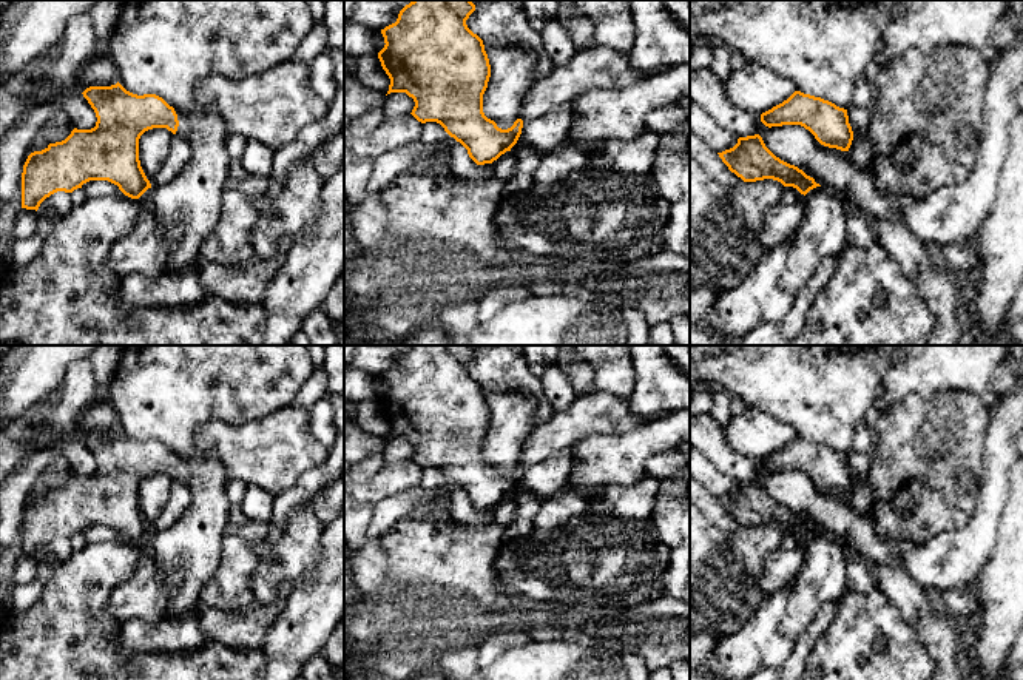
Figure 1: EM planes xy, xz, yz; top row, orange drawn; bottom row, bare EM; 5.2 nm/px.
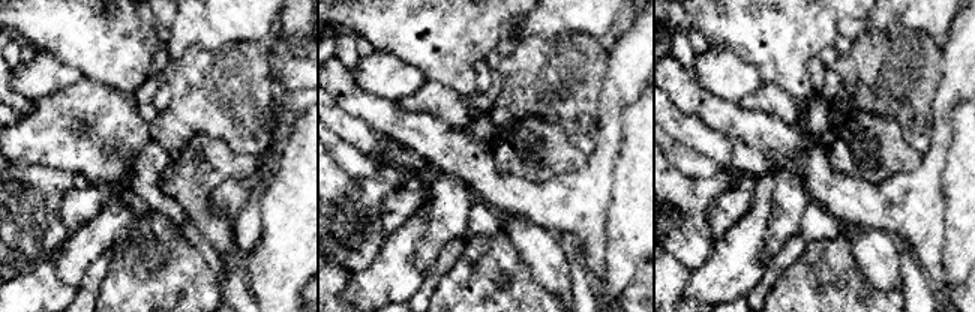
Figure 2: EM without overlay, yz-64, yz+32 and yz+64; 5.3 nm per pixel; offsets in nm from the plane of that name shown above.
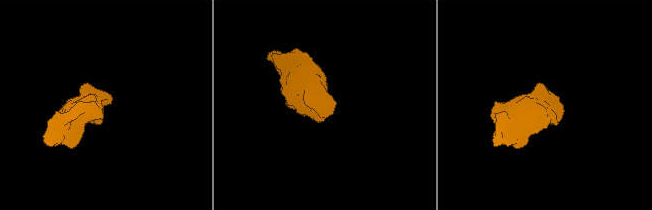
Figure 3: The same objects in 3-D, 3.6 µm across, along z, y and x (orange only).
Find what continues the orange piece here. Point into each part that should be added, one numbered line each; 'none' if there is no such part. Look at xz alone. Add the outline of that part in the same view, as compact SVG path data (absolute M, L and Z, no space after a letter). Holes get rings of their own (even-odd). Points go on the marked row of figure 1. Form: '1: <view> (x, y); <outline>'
none

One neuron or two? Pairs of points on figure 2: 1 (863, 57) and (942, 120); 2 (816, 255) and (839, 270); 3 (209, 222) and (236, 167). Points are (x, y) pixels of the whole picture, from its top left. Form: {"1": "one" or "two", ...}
{"1": "two", "2": "one", "3": "one"}

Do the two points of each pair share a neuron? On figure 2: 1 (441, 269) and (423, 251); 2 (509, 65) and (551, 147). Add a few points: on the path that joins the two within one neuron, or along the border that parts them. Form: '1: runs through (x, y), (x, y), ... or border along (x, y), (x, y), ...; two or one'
1: border along (461, 237), (455, 237), (423, 272); two
2: border along (566, 132), (555, 123), (522, 117), (506, 135); two

